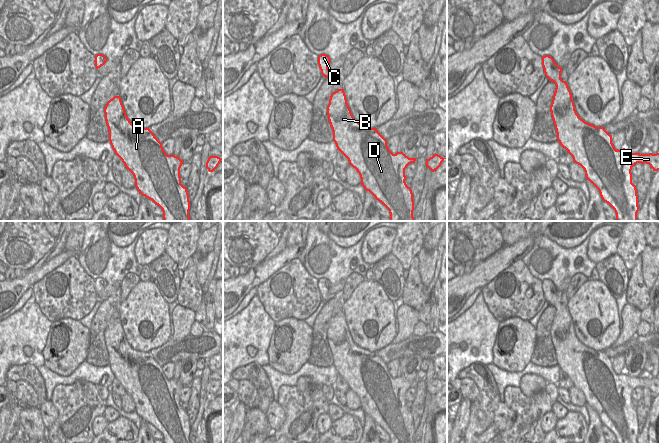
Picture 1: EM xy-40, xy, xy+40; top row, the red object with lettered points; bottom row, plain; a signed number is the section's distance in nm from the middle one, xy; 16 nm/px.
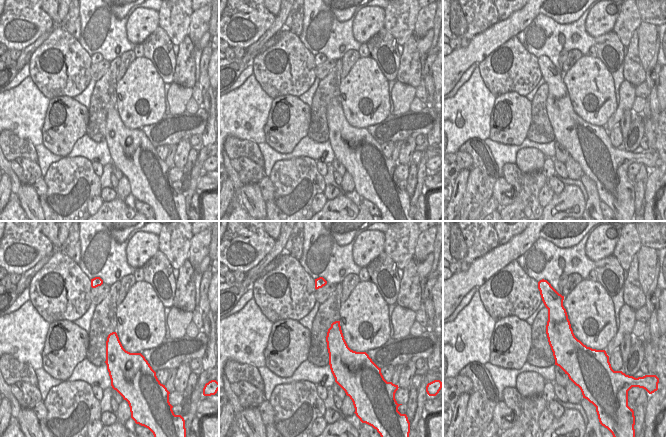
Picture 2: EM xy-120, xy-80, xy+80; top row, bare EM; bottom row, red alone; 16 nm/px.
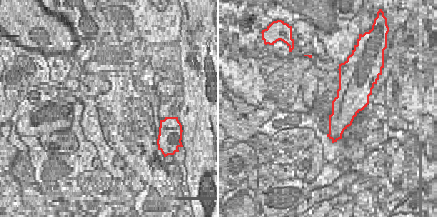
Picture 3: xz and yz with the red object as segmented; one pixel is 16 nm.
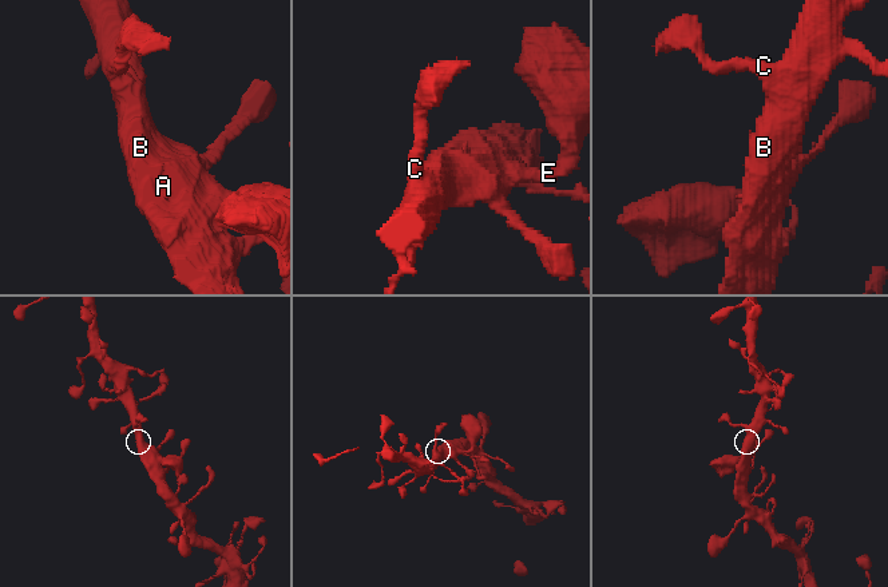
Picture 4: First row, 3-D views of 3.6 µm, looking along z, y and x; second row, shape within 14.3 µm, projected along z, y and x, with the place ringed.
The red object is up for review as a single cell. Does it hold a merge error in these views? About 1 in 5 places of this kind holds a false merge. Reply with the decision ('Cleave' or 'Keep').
Keep.

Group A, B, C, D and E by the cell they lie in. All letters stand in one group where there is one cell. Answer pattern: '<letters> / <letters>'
A B C D E

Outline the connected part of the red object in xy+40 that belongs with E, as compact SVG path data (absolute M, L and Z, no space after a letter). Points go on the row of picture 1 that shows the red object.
M549 55L542 57L542 66L545 76L556 85L550 111L557 141L584 169L586 179L614 209L617 221L638 221L638 195L631 170L637 163L646 163L658 171L659 153L616 150L604 127L589 124L577 114L568 84L561 79L562 68Z

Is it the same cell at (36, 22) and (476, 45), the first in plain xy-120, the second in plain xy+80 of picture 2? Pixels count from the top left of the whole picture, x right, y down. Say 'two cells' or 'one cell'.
two cells

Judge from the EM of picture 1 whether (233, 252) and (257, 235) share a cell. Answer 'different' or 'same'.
same

